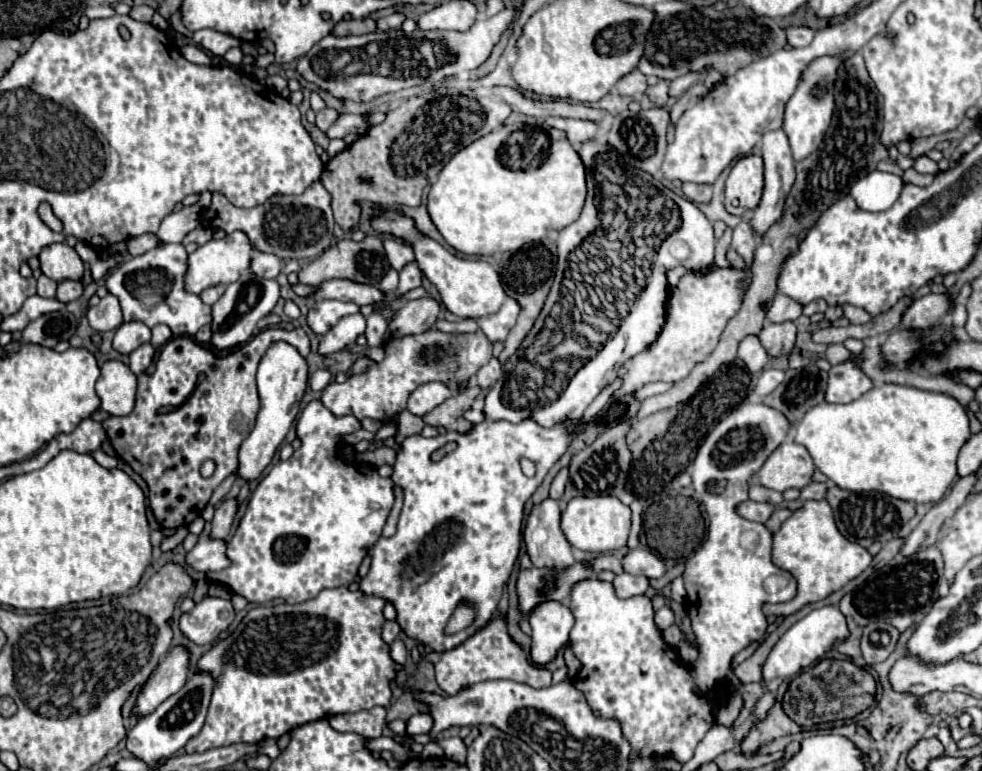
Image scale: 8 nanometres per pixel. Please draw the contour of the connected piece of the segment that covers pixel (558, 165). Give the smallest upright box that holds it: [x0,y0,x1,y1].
[427,127,587,255]

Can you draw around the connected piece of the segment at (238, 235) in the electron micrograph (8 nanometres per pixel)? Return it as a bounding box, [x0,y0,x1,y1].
[187,231,253,293]

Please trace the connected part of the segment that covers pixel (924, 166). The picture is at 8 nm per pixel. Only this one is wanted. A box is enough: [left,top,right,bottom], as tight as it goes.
[915,155,939,173]

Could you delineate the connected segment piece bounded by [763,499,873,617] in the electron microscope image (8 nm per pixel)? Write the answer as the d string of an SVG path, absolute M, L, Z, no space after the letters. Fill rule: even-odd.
M821 499L821 501L805 501L803 507L793 511L793 515L773 535L773 561L781 569L789 571L799 583L797 597L793 601L763 607L765 615L779 617L779 615L797 613L805 605L821 601L831 593L843 589L851 579L861 575L871 565L873 557L869 555L867 549L849 543L839 533L831 505L825 499Z

